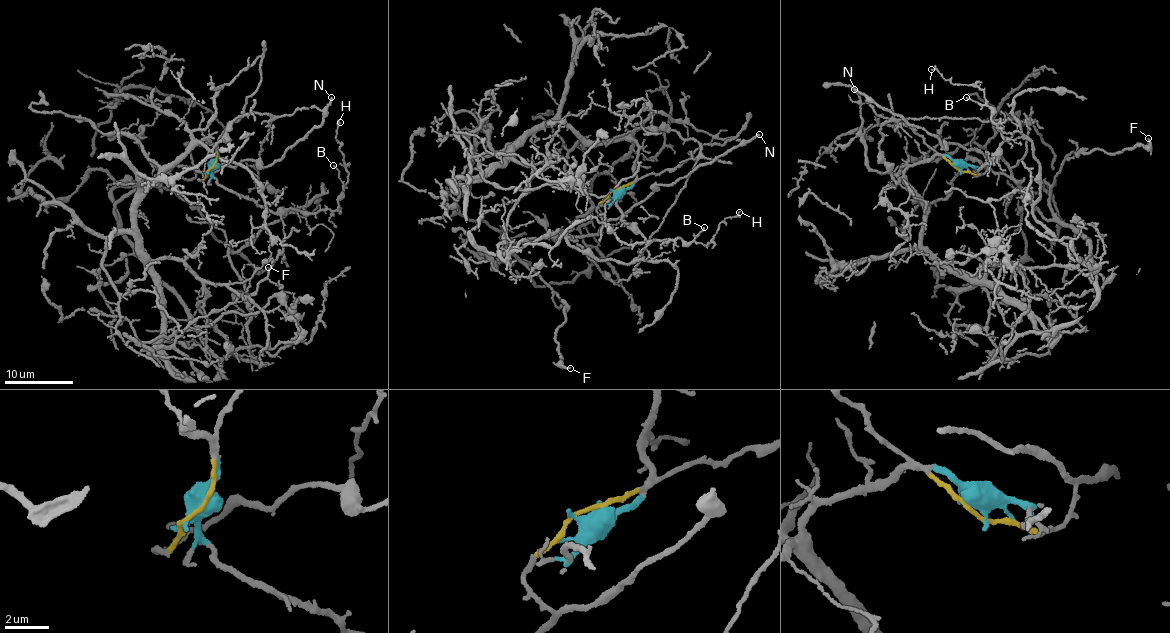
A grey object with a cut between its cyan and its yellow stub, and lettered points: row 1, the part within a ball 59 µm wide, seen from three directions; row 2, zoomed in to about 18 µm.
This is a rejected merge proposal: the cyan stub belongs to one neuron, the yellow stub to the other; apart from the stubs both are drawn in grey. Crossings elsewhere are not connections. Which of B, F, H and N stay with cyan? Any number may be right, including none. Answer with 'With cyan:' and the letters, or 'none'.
With cyan: B, H

